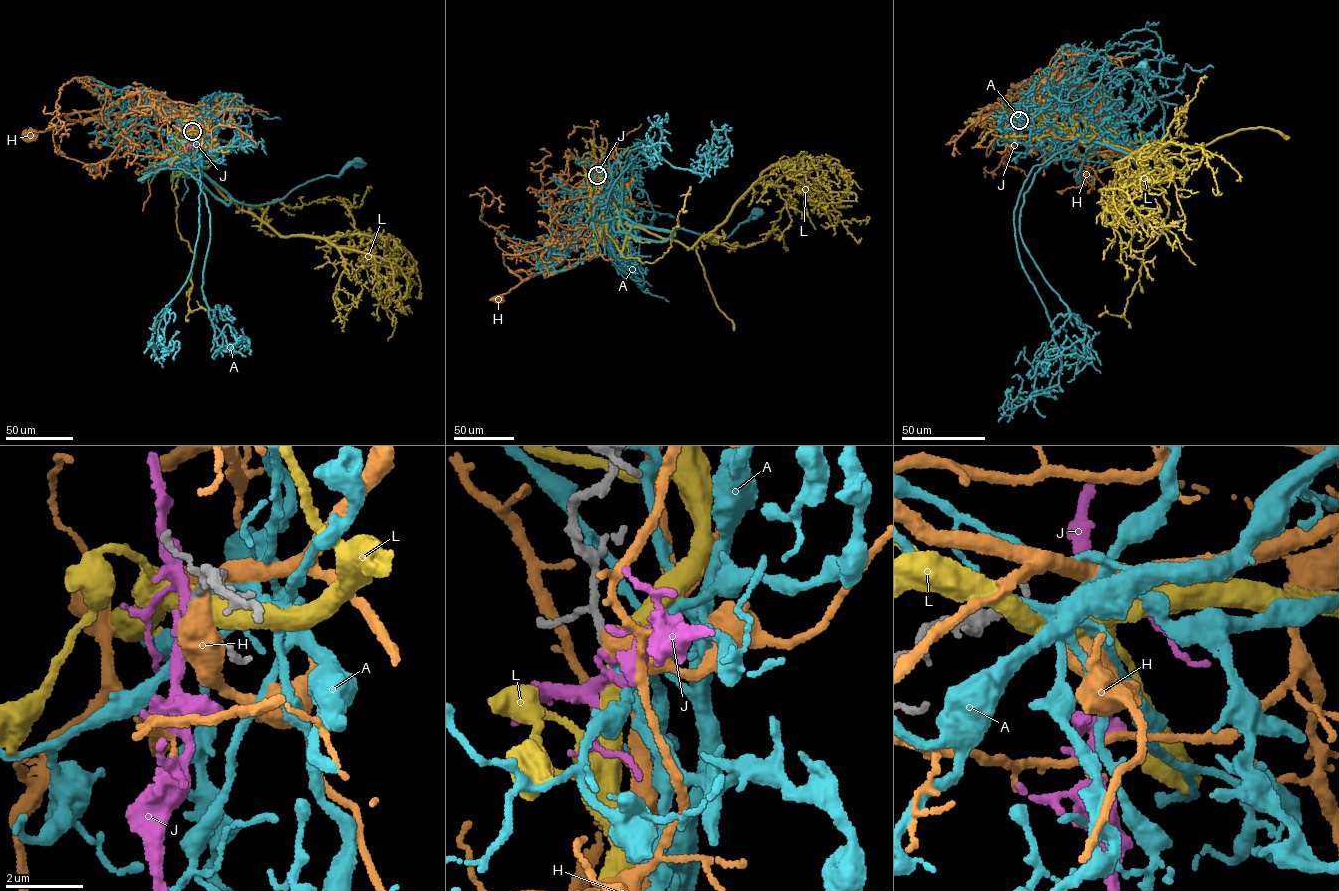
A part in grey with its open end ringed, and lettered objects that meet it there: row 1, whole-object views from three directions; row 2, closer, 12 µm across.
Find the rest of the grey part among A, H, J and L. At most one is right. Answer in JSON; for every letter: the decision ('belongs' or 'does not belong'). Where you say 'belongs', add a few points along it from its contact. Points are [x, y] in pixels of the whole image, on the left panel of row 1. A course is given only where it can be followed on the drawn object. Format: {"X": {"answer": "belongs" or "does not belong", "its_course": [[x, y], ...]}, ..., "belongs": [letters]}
{"A": {"answer": "does not belong"}, "H": {"answer": "does not belong"}, "J": {"answer": "does not belong"}, "L": {"answer": "does not belong"}, "belongs": []}

